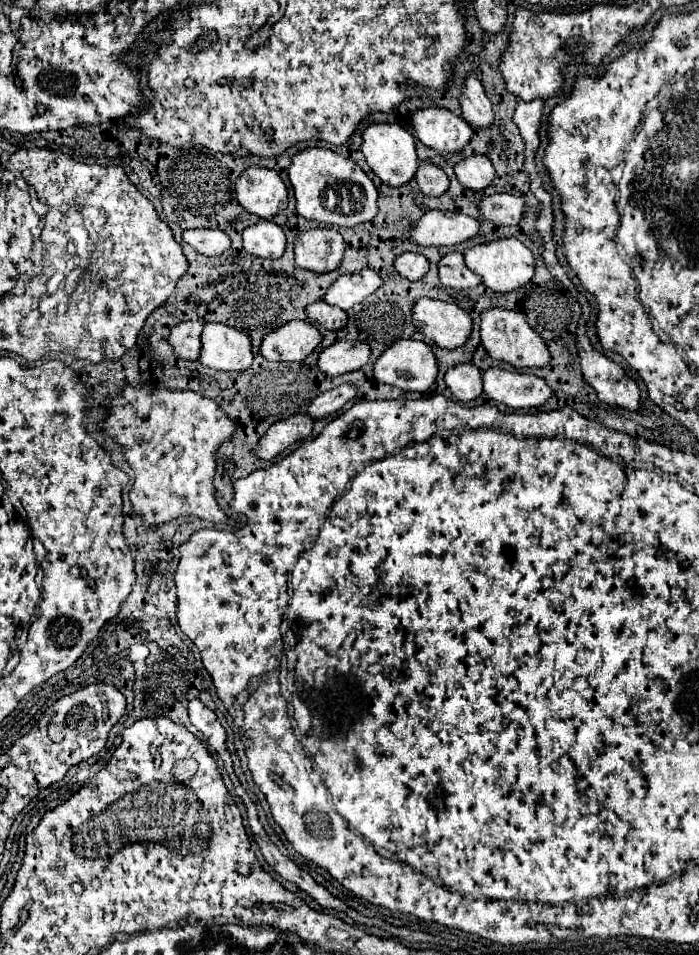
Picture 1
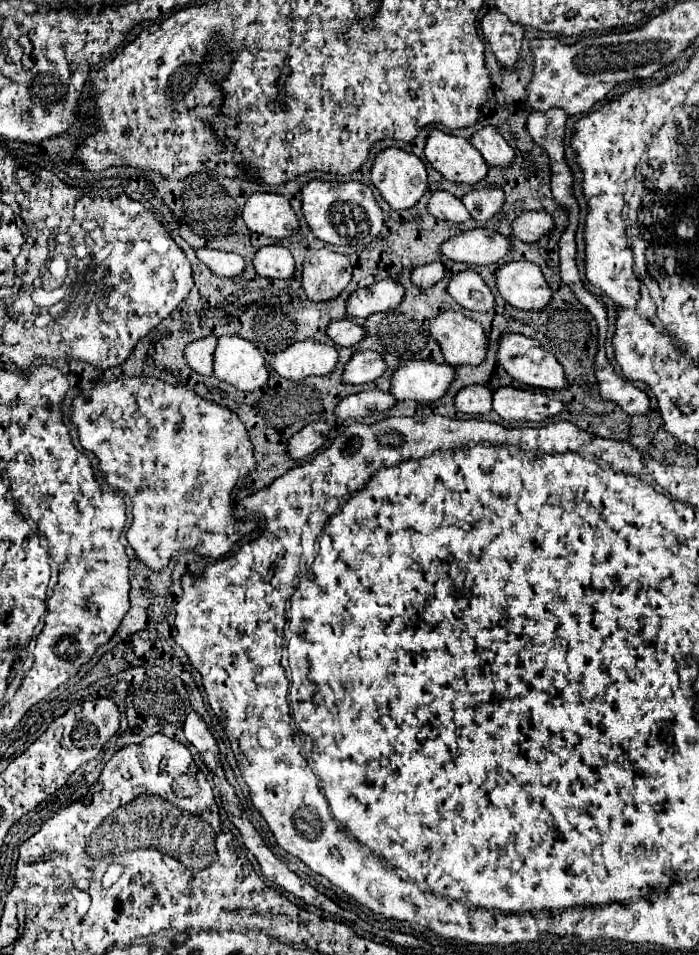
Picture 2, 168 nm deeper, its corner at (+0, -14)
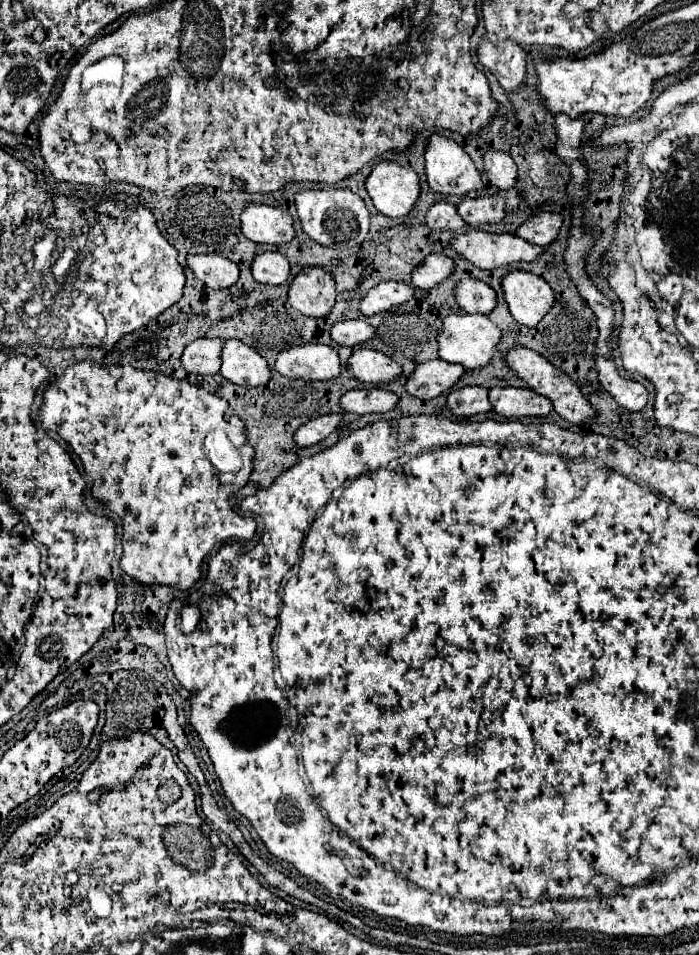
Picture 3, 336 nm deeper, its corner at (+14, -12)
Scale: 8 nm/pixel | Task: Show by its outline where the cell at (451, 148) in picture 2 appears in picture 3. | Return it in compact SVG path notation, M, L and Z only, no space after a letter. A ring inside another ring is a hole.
M433 134L427 140L425 172L433 192L467 194L485 186L469 154L455 140L439 134Z

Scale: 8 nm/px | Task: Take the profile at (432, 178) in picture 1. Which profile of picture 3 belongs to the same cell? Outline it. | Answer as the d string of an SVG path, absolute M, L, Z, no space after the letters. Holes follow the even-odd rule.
M437 200L425 214L425 224L431 230L463 230L465 222L459 218L457 210L453 204L445 202L445 200Z

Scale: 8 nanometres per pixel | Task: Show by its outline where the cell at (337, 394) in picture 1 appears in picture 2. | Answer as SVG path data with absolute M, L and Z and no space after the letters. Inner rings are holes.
M367 390L353 396L347 396L335 408L337 418L365 418L377 412L385 412L397 404L395 396L381 390Z

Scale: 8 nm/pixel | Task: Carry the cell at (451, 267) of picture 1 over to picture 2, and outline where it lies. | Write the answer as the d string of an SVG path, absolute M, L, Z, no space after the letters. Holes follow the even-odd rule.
M465 270L465 272L455 274L447 290L453 296L453 300L459 302L465 310L487 312L495 308L495 296L477 272Z

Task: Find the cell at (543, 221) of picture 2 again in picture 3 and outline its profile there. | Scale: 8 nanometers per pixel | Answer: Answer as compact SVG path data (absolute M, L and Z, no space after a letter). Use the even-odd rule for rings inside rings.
M539 212L531 216L527 222L523 222L515 234L531 244L547 246L557 238L561 224L563 218L557 212Z

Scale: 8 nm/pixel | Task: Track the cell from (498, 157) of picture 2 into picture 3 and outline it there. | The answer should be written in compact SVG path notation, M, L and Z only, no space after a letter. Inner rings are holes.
M501 150L483 152L483 166L485 166L485 176L491 186L507 190L515 184L517 166L507 152L501 152Z

